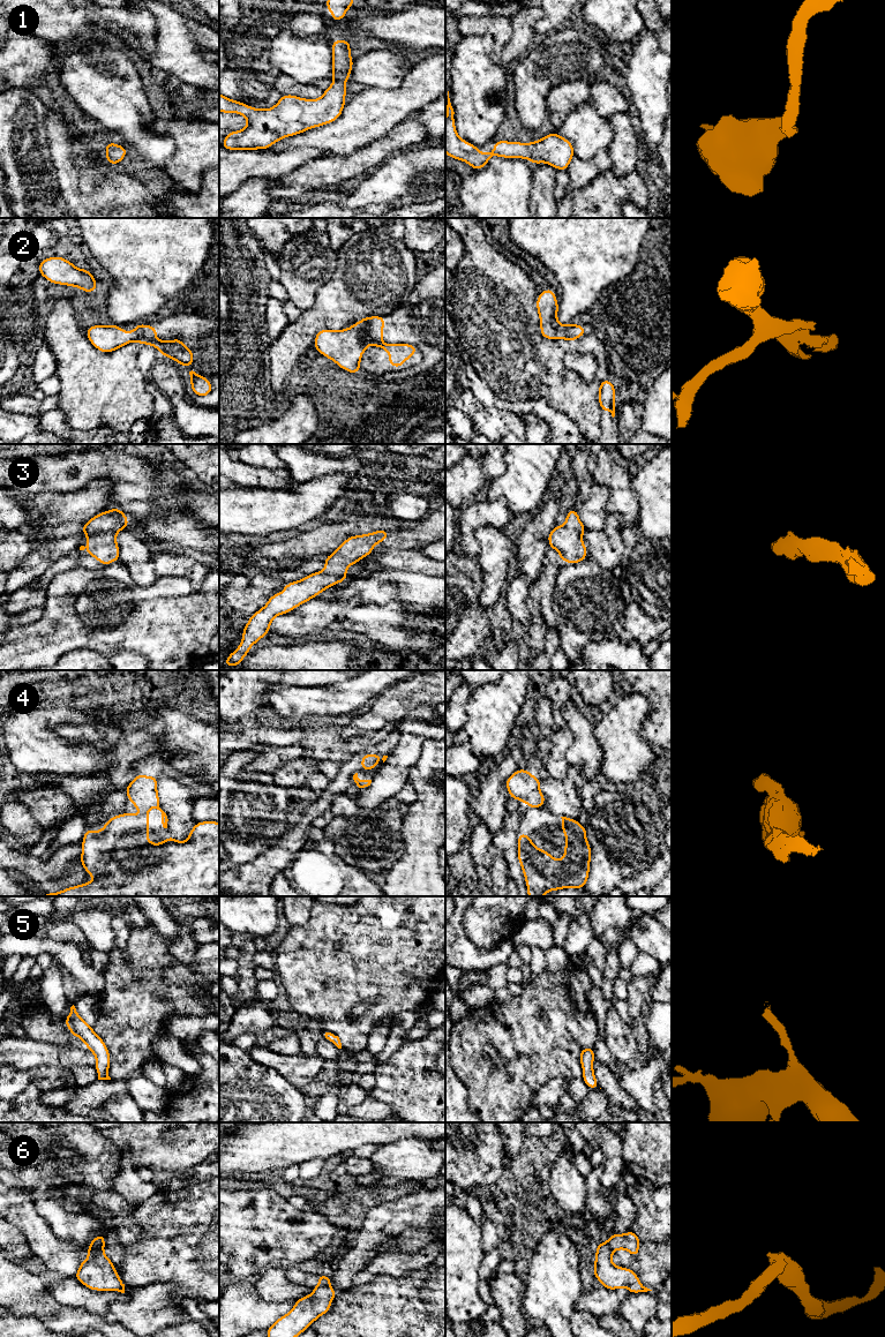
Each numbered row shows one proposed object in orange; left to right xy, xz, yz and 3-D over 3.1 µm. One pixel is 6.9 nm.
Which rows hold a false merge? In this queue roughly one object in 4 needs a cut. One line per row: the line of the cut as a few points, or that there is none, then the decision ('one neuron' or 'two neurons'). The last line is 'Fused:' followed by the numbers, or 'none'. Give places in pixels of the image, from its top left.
1: no cut | one neuron
2: no cut | one neuron
3: no cut | one neuron
4: xy (158, 805), (156, 808) | two neurons
5: no cut | one neuron
6: xy (103, 1247), (91, 1248) | two neurons
Fused: 4, 6

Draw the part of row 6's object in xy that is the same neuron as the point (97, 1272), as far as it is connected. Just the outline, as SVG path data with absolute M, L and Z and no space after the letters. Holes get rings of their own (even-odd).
M104 1248L84 1249L89 1257L81 1262L74 1277L90 1290L125 1293L125 1284L113 1262L104 1254Z

